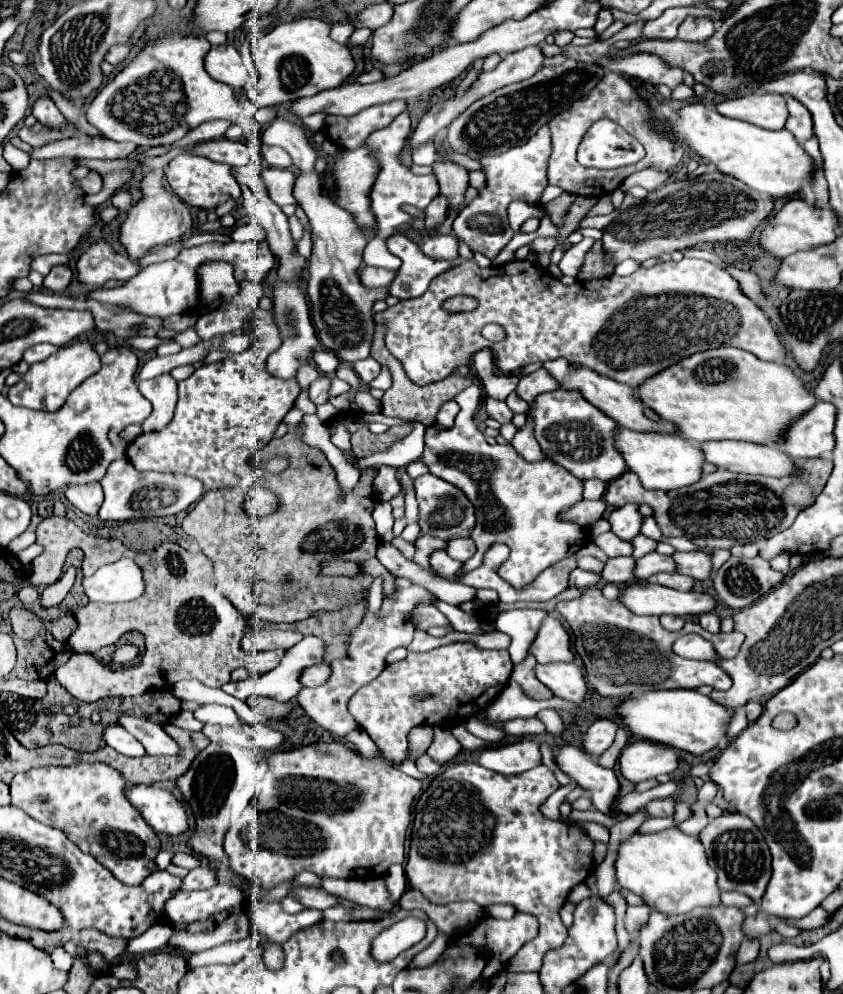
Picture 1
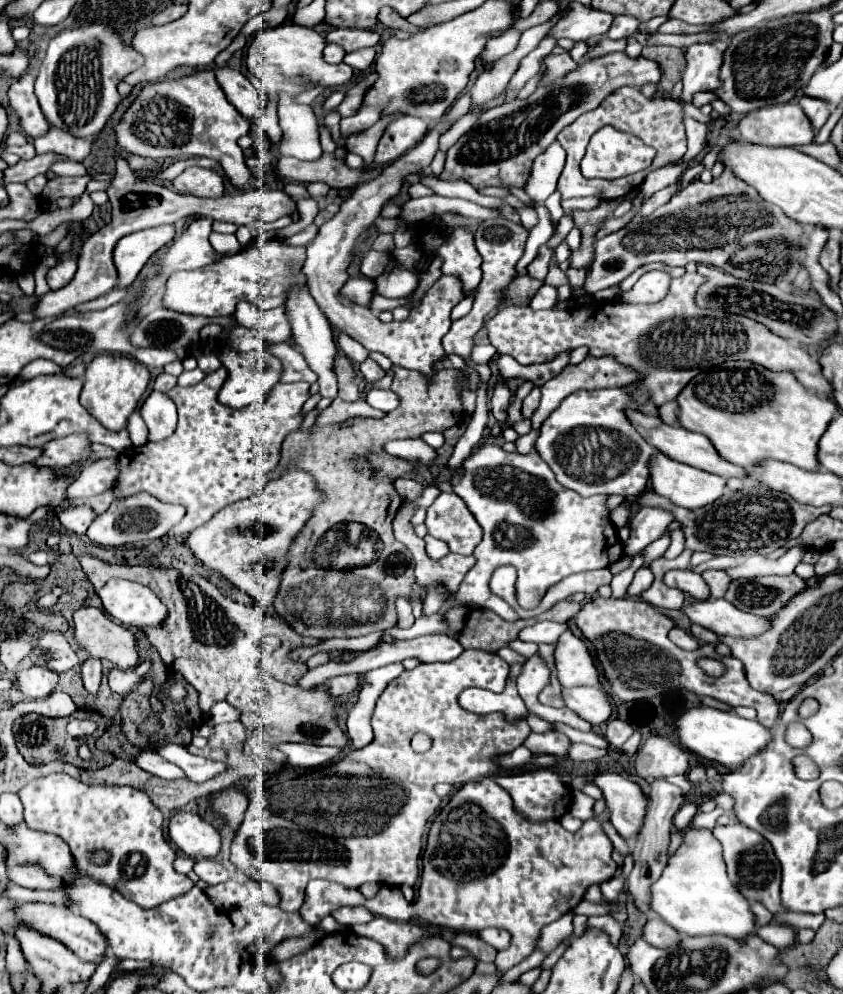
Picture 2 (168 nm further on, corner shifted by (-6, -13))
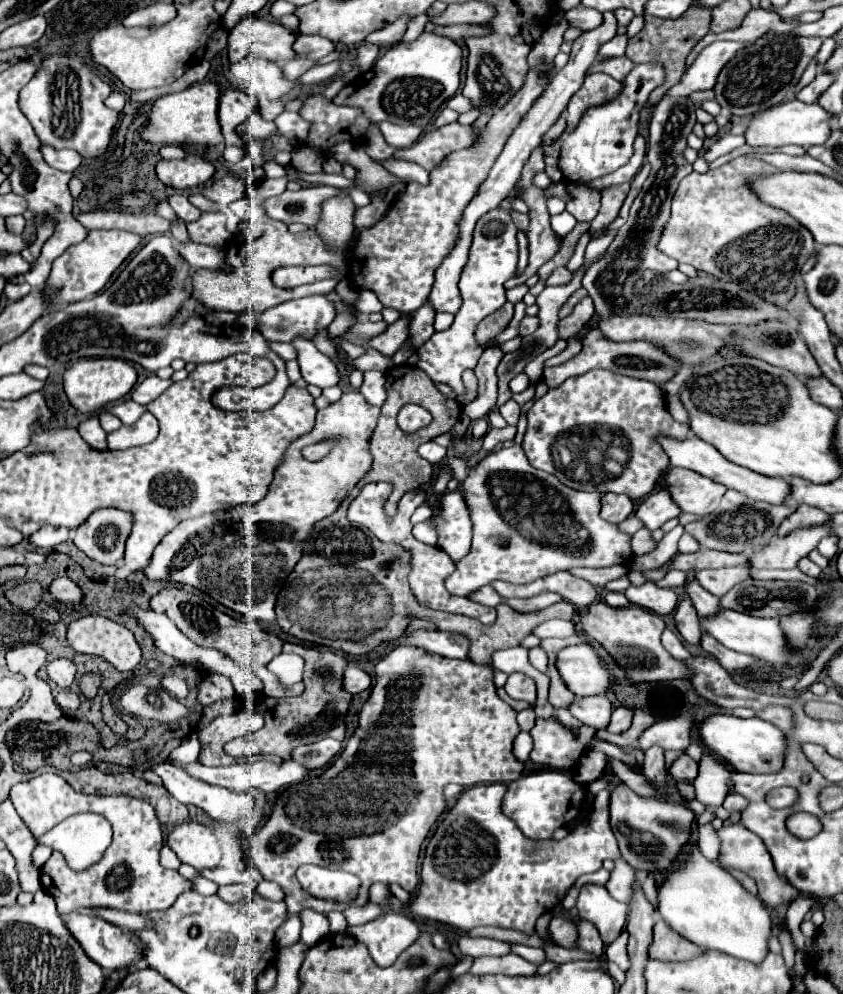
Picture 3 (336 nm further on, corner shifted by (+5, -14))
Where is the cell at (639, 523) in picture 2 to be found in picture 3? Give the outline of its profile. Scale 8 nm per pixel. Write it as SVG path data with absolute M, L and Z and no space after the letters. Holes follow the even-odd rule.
M659 490L659 492L653 492L651 496L647 496L647 500L639 506L639 510L635 514L639 520L645 522L645 526L649 530L657 530L667 520L679 516L681 508L673 502L669 490Z

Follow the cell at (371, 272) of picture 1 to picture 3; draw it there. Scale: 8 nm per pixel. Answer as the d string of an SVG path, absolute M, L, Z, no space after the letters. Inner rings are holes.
M307 296L307 298L289 300L289 302L283 302L283 304L277 304L265 310L259 318L257 328L271 342L293 342L299 336L303 336L305 340L313 340L321 330L325 330L333 322L335 314L337 312L333 304L325 296Z

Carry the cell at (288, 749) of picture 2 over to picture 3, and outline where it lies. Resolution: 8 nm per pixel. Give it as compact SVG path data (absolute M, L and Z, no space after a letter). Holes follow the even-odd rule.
M325 738L321 742L315 744L307 744L307 746L299 746L293 750L293 760L301 762L307 768L323 768L327 766L337 752L341 750L341 742L333 740L333 738Z

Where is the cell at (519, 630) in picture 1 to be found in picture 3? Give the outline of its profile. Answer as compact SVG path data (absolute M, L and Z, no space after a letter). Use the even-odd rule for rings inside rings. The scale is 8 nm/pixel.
M547 620L533 630L539 638L569 638L575 634L575 624L567 620Z

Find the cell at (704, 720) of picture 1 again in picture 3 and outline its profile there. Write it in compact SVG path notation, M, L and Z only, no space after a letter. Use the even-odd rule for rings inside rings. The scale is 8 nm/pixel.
M715 714L715 716L709 716L699 726L699 734L703 744L713 754L729 762L739 772L765 774L765 772L779 772L783 768L785 752L787 752L787 736L785 732L775 728L771 722L759 720L757 716L743 720L733 714Z

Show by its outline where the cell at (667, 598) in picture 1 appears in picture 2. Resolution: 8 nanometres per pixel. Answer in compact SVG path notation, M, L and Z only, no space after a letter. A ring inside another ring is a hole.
M706 599L696 601L682 609L690 623L702 625L716 635L758 635L768 627L768 619L758 619L756 615L738 611L726 599Z

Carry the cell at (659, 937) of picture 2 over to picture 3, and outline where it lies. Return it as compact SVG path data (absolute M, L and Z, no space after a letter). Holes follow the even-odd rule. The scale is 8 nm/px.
M659 920L655 924L653 932L655 932L655 936L653 936L653 944L649 948L649 956L653 960L661 960L661 962L687 962L687 960L703 954L703 950L699 946L695 946L689 940L685 940L683 936L679 936L663 920Z

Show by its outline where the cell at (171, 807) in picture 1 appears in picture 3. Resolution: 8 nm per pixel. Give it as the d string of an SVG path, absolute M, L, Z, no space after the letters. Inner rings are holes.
M185 822L177 826L167 844L173 848L177 858L185 864L191 864L197 870L215 868L221 860L221 846L209 826L199 822Z

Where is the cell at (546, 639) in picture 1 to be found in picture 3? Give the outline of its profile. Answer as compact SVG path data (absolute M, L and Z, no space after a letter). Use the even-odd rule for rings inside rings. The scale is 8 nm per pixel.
M589 644L563 648L557 654L557 668L567 688L577 696L605 694L611 684L601 658Z

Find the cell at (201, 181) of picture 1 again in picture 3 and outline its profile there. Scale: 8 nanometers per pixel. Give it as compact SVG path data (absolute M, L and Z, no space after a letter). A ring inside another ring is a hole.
M185 156L181 160L159 160L155 164L157 178L175 190L189 190L205 184L215 168L201 156Z

